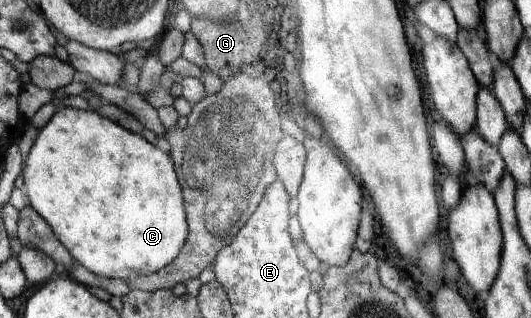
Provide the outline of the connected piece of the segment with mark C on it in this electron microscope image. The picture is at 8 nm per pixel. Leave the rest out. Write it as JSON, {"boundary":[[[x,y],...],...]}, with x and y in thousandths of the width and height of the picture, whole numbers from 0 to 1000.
{"boundary":[[[111,336],[92,387],[70,418],[66,450],[62,450],[58,475],[55,475],[47,525],[43,525],[47,613],[55,626],[55,648],[92,708],[111,761],[130,789],[141,830],[151,830],[171,858],[194,874],[228,874],[239,884],[260,868],[294,858],[337,802],[354,739],[354,711],[343,591],[339,588],[328,516],[315,481],[281,450],[266,425],[241,412],[228,393],[166,340],[145,346],[137,336]]]}

